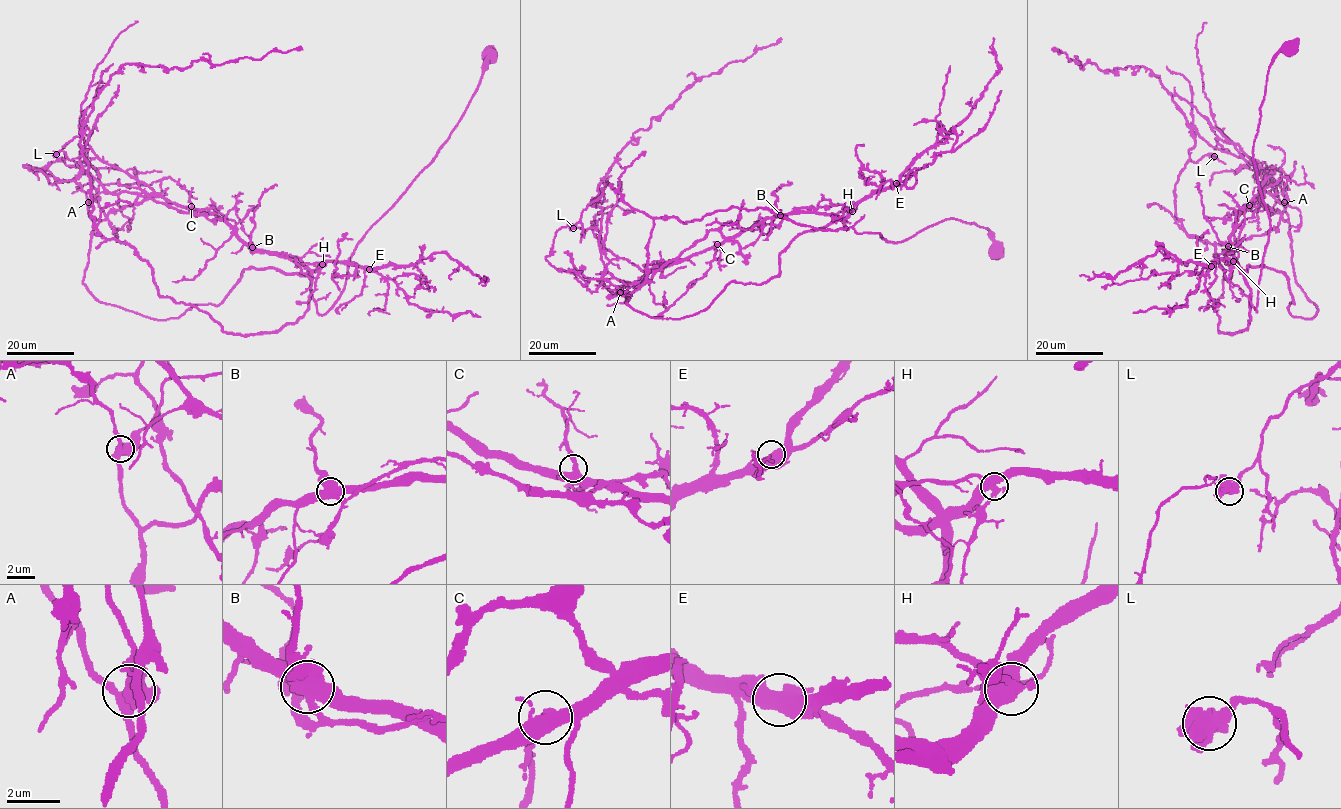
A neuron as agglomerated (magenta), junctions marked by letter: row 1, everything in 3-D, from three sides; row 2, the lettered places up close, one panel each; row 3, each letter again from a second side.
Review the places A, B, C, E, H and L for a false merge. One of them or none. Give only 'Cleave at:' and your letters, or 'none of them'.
Cleave at: B

